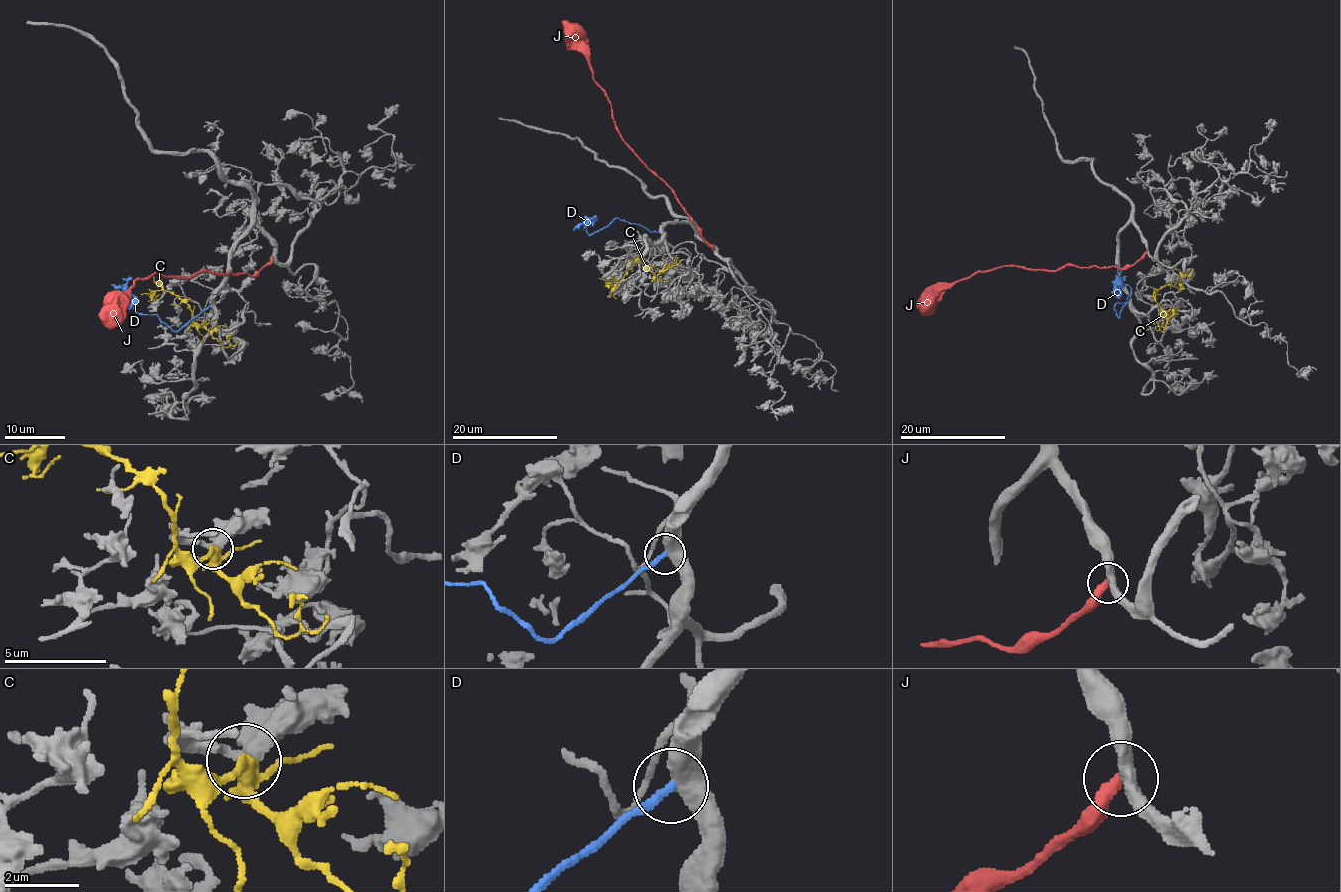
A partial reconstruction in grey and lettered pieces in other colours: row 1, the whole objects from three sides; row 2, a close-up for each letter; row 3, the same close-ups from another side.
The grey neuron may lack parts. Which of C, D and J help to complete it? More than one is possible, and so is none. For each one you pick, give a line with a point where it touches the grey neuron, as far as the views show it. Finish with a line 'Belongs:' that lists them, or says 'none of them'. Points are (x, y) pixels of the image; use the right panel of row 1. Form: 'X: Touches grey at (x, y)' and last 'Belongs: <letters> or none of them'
D: Touches grey at (1127, 295)
Belongs: D

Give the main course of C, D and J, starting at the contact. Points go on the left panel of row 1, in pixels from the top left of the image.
C: (203, 322), (196, 323), (187, 304), (160, 284), (157, 286), (161, 278)
D: (209, 305), (173, 331), (155, 314), (142, 314), (130, 302), (127, 283), (131, 277)
J: (272, 256), (253, 275), (155, 272), (139, 278), (127, 290), (107, 296), (103, 322)

